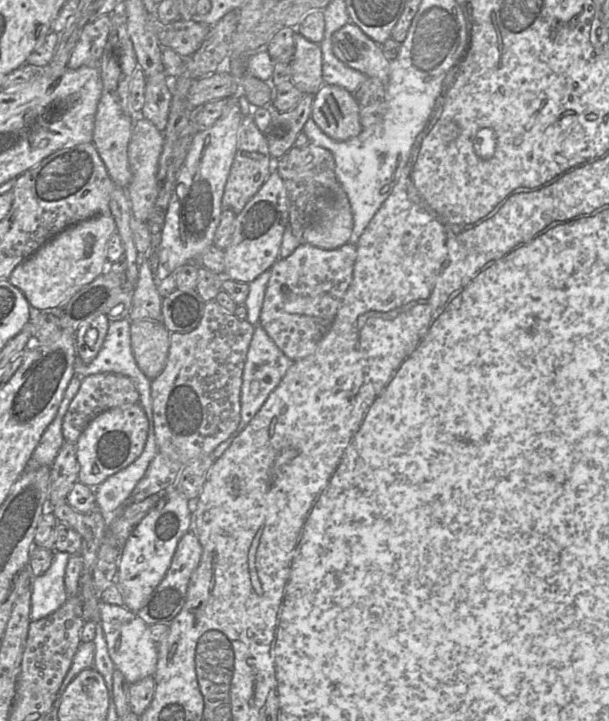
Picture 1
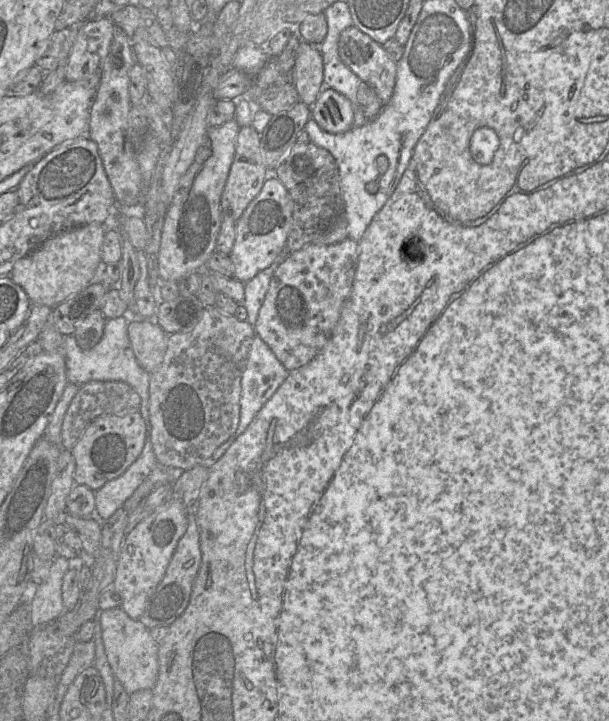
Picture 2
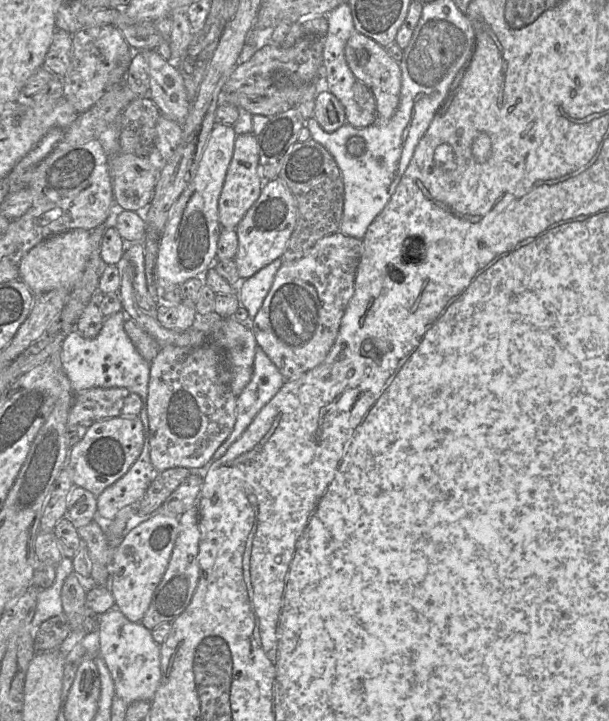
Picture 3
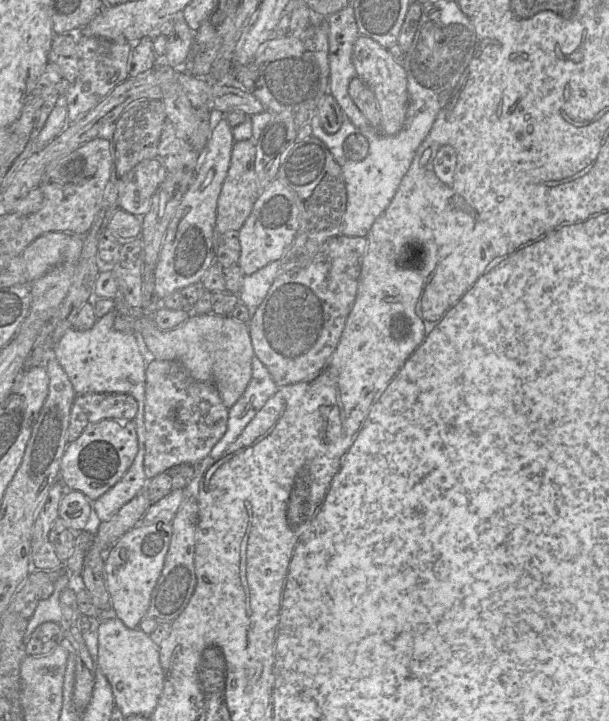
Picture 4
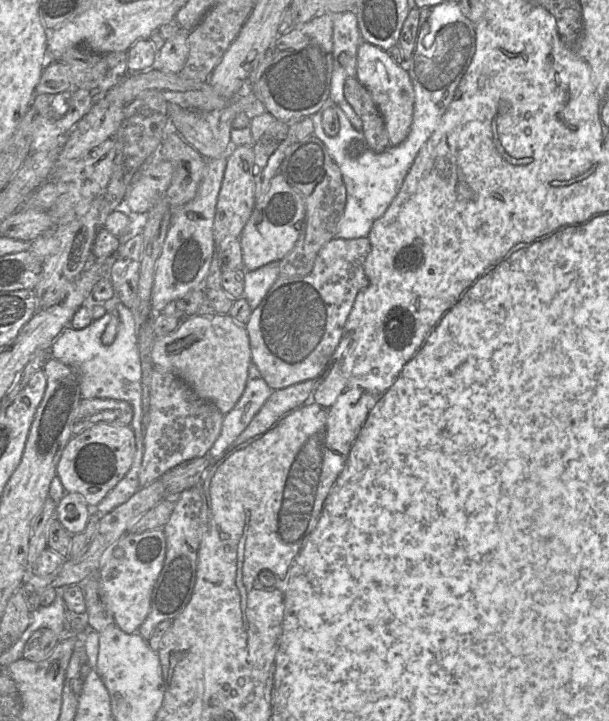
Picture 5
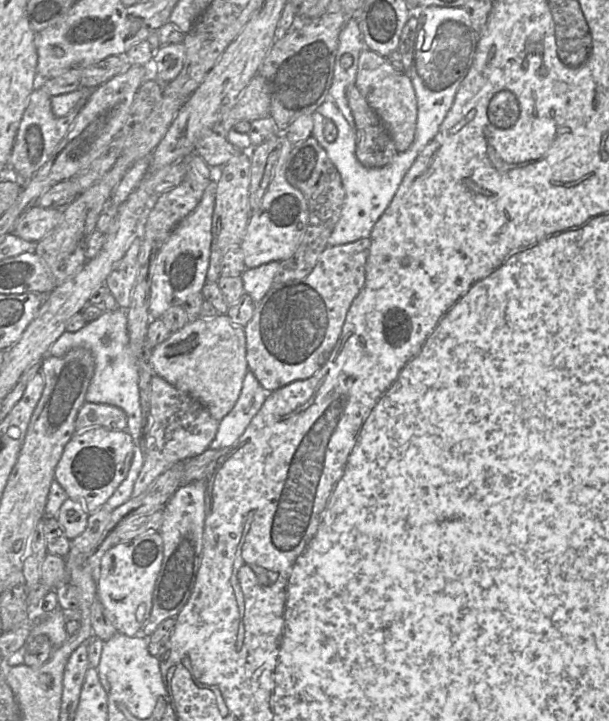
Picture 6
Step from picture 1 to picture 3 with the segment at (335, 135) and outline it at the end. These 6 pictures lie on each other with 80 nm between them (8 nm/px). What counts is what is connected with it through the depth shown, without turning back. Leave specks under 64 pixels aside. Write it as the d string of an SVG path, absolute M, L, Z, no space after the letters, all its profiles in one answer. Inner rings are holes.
M327 89L316 95L315 119L326 132L332 133L346 123L345 111L340 101Z

